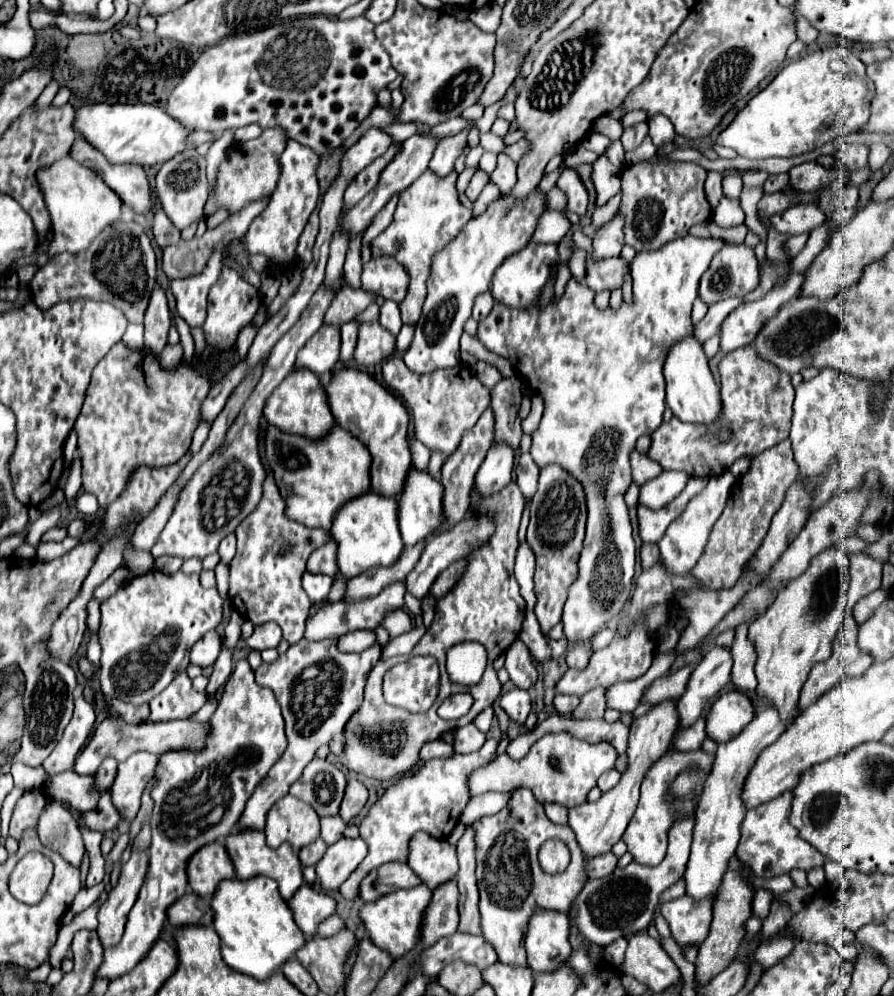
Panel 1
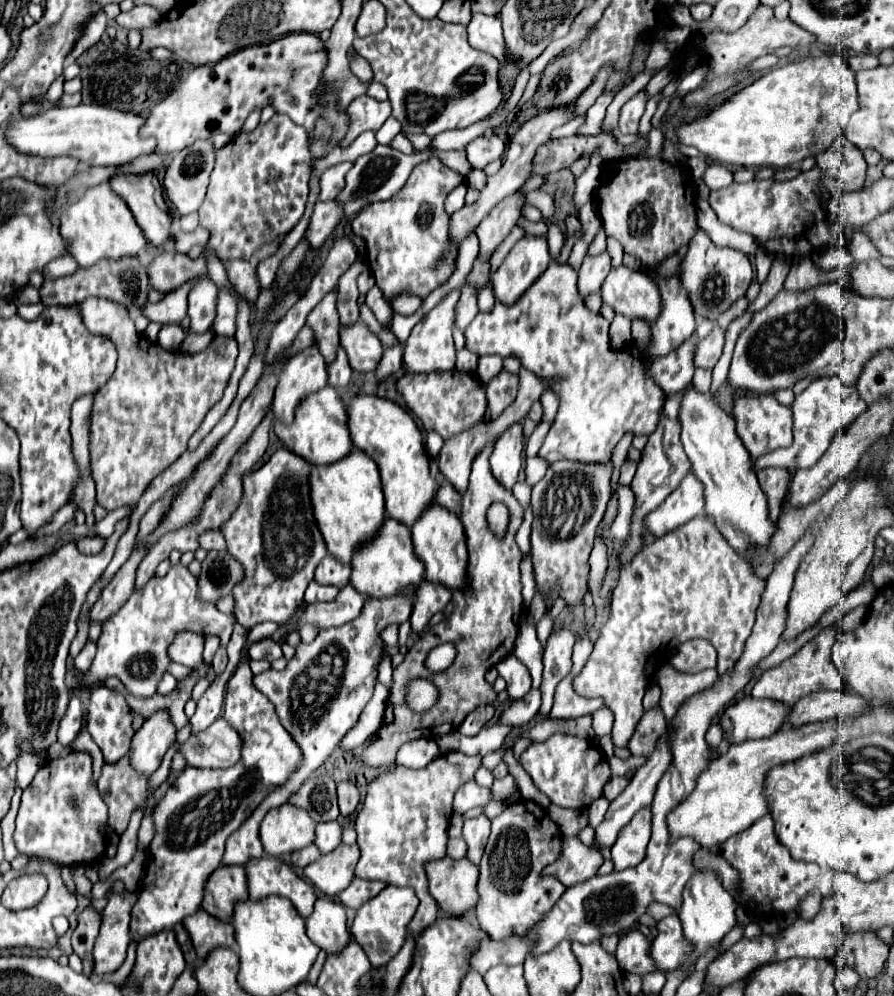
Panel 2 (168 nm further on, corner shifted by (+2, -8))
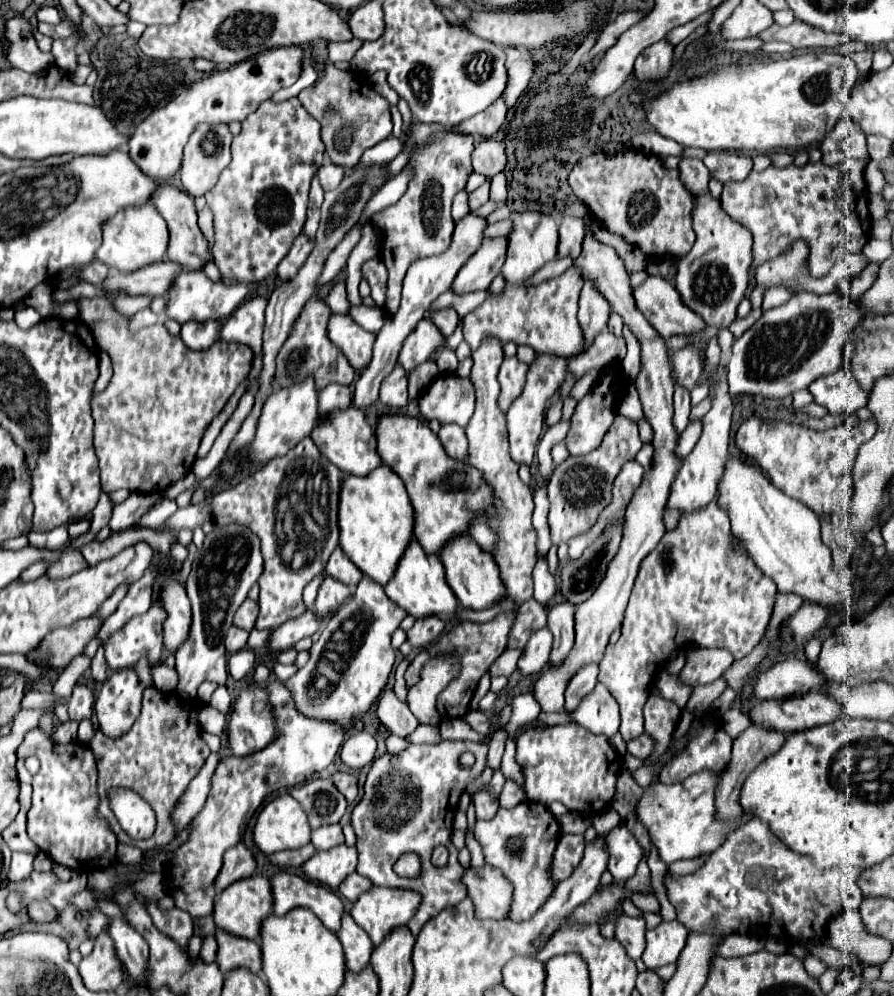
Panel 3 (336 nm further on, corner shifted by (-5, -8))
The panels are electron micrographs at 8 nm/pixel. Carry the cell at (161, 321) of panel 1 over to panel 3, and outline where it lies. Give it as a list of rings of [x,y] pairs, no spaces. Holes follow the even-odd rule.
[[[188,321],[182,325],[180,339],[186,343],[188,349],[200,351],[212,347],[214,341],[218,341],[218,331],[222,329],[222,321]]]

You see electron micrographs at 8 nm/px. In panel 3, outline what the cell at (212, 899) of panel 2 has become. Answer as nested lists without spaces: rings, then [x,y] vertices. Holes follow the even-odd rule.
[[[252,875],[248,879],[240,879],[232,883],[222,895],[214,901],[214,921],[222,931],[230,931],[244,939],[258,939],[258,927],[262,927],[262,919],[272,913],[272,891],[270,881],[262,875]]]

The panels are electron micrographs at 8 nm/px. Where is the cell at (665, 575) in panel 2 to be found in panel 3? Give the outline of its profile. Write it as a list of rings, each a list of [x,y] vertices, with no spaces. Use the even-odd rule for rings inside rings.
[[[714,497],[700,511],[684,513],[676,529],[664,533],[660,543],[640,563],[640,571],[622,621],[622,635],[614,645],[606,647],[598,675],[598,681],[606,685],[606,689],[620,705],[620,733],[624,741],[636,739],[644,733],[642,709],[656,673],[670,657],[670,645],[686,647],[698,643],[700,647],[720,647],[728,649],[734,659],[742,659],[762,639],[776,603],[776,585],[766,575],[762,575],[762,571],[752,563],[752,559],[732,549],[730,537],[730,519],[718,507],[718,497]]]

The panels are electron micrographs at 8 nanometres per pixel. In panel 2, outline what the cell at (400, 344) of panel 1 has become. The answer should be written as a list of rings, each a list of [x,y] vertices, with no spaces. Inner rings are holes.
[[[393,345],[393,347],[385,347],[383,359],[377,367],[377,381],[385,381],[389,377],[393,377],[399,369],[403,367],[403,345]]]

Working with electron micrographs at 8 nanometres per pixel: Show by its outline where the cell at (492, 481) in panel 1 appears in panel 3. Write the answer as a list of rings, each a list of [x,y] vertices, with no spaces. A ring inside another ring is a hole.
[[[536,355],[536,359],[532,361],[522,393],[520,393],[520,397],[514,399],[514,403],[510,405],[510,409],[506,413],[510,457],[516,463],[532,463],[532,457],[536,453],[536,445],[538,445],[538,439],[542,433],[546,403],[562,387],[564,379],[566,379],[566,363],[568,363],[568,359],[562,359],[558,355]]]

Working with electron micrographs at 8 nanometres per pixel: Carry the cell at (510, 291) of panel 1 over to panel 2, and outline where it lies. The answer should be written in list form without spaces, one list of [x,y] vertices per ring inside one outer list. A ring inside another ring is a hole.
[[[527,235],[519,239],[491,279],[495,297],[505,305],[513,305],[543,275],[549,261],[545,237]]]

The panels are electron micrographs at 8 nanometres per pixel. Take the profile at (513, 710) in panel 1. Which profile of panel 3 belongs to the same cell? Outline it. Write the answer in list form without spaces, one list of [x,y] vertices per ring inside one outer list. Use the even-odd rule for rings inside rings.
[[[542,627],[542,629],[534,631],[534,635],[528,639],[528,643],[522,649],[522,655],[518,659],[518,667],[520,667],[522,675],[526,675],[526,677],[536,675],[548,665],[552,641],[554,639],[552,639],[548,627]]]

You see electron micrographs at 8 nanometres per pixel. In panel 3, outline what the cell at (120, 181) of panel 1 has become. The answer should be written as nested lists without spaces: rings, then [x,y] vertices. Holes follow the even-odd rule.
[[[160,185],[152,197],[152,205],[158,209],[158,213],[168,223],[170,245],[166,251],[166,259],[172,263],[178,263],[182,269],[188,269],[188,271],[204,269],[204,265],[212,259],[212,255],[210,255],[208,239],[202,235],[202,231],[198,227],[198,215],[196,215],[192,195],[176,189],[176,187],[170,187],[170,185]]]

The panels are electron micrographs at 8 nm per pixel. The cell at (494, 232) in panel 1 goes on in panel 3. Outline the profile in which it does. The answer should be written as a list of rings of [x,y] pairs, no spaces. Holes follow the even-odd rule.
[[[424,317],[414,331],[406,337],[400,353],[398,353],[398,365],[406,371],[406,375],[410,375],[420,363],[428,361],[428,357],[444,343],[442,333],[436,329],[436,325]]]

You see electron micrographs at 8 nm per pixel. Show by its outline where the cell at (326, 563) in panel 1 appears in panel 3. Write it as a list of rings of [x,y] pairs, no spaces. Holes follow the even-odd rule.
[[[336,547],[328,565],[326,565],[326,571],[330,577],[350,585],[350,587],[356,587],[356,583],[362,579],[362,571],[358,571],[358,567],[354,567],[354,563],[350,563],[350,559],[346,559],[346,555],[342,555],[342,549]]]

